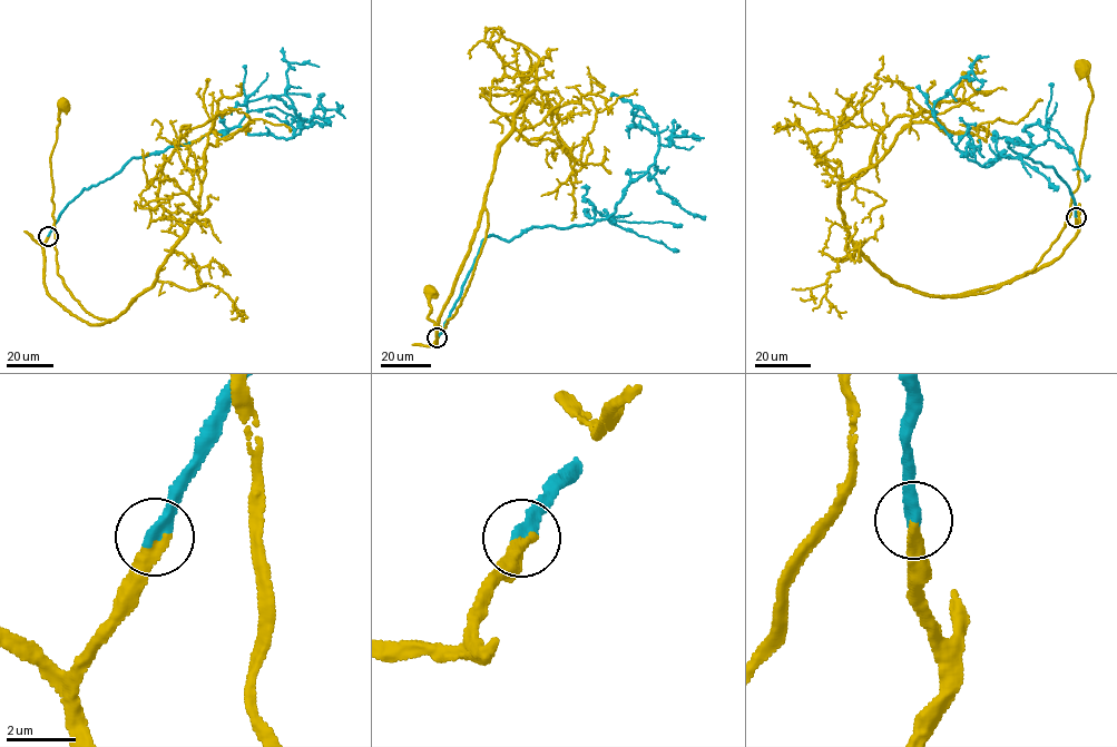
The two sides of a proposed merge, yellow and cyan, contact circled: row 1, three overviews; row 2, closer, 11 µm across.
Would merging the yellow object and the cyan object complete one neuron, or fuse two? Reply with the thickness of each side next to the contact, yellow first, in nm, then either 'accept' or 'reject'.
360 nm thick on the yellow side, 360 nm on the other; accept

